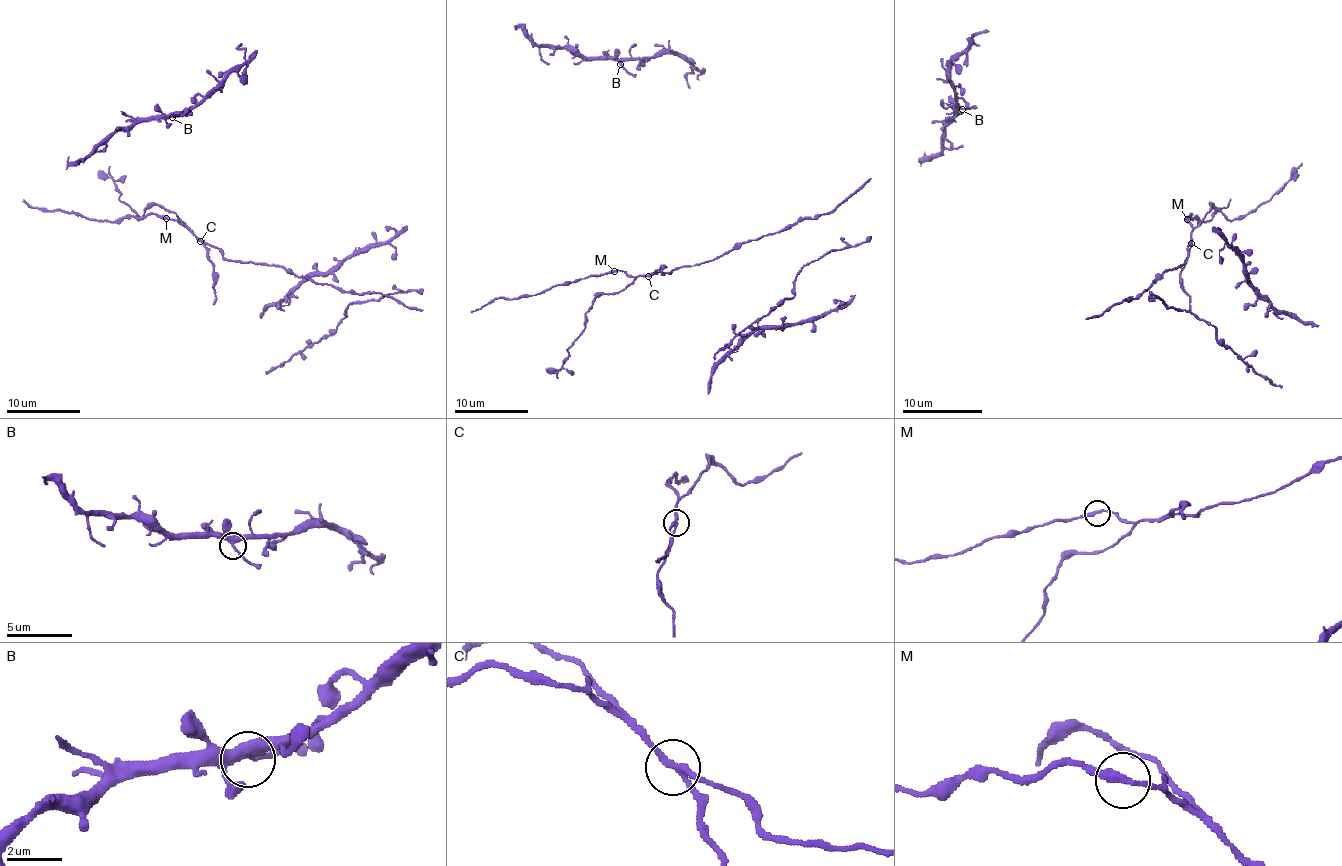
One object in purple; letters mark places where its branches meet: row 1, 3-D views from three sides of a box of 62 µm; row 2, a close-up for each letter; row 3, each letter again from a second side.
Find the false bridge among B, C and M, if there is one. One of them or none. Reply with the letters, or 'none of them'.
C

